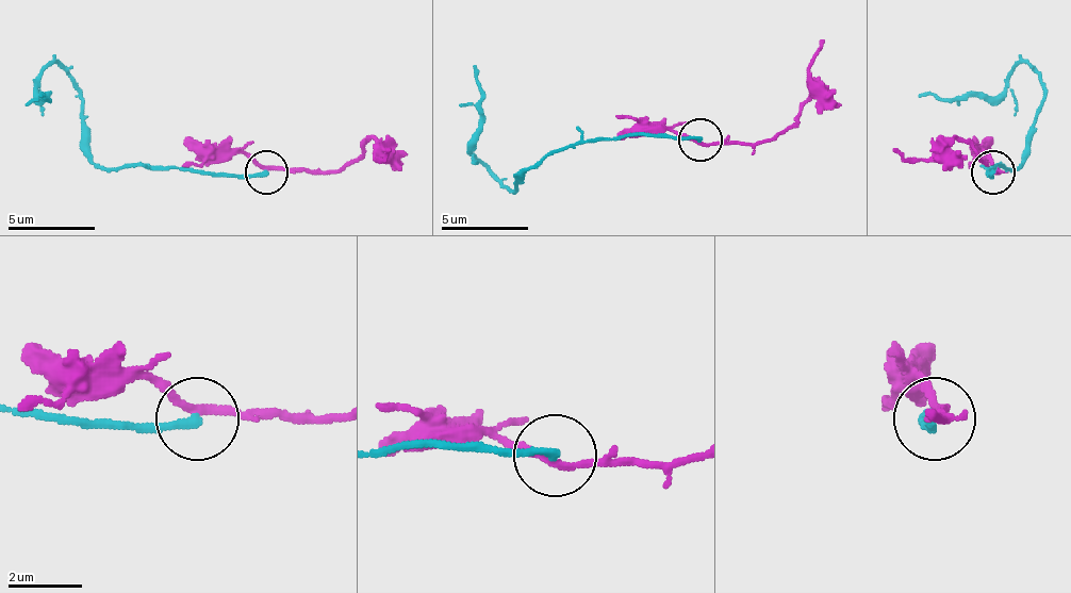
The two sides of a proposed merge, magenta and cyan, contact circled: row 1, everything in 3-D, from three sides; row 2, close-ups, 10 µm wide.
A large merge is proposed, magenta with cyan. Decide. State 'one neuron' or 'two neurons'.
two neurons

